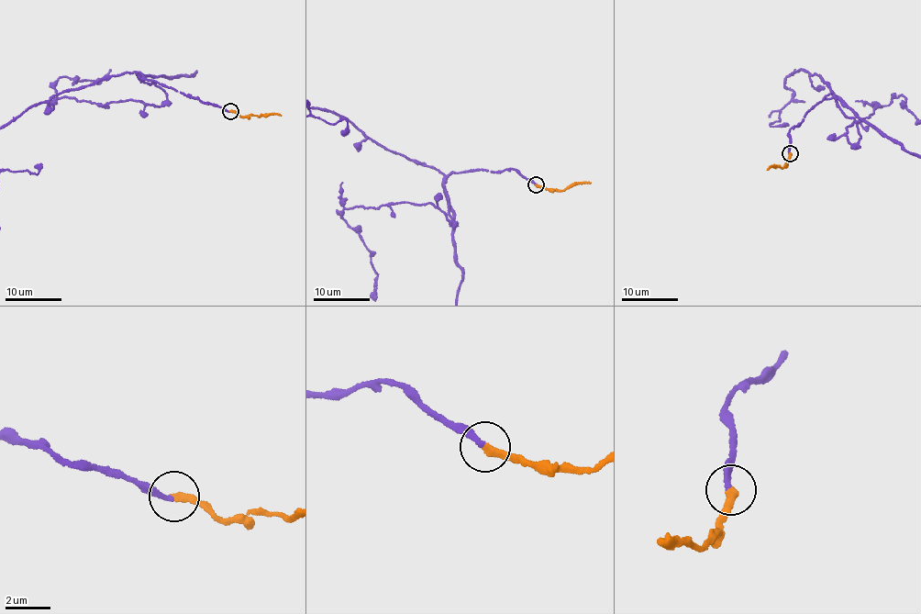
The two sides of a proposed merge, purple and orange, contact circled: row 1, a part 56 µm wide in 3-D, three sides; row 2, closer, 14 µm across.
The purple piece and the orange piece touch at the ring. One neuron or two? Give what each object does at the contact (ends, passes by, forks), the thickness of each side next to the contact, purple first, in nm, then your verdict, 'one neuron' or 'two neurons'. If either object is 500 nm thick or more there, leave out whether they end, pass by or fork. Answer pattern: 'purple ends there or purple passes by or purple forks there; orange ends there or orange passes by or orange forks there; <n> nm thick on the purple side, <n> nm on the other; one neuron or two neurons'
purple ends there; orange ends there; 240 nm thick on the purple side, 320 nm on the other; one neuron

